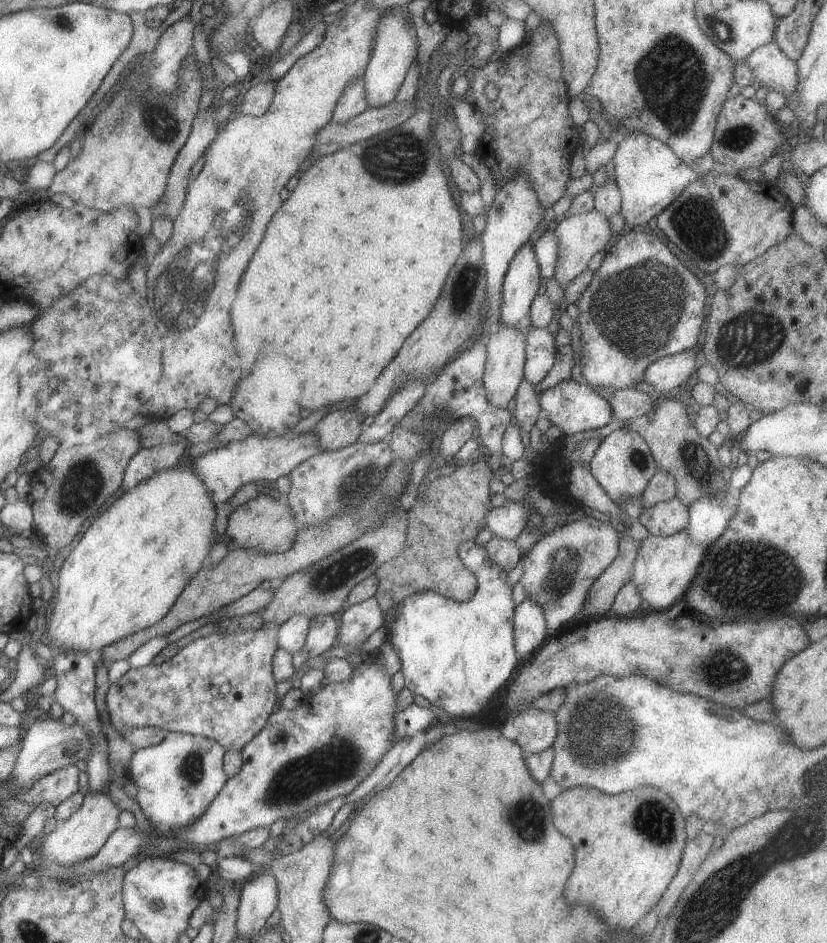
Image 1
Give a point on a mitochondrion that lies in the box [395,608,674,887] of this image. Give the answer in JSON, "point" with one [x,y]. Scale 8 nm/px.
{"point":[610,746]}

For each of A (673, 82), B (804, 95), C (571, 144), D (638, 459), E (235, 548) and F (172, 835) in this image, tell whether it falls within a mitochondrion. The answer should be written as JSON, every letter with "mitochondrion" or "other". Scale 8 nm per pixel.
{"A":"mitochondrion","B":"other","C":"other","D":"mitochondrion","E":"other","F":"other"}

